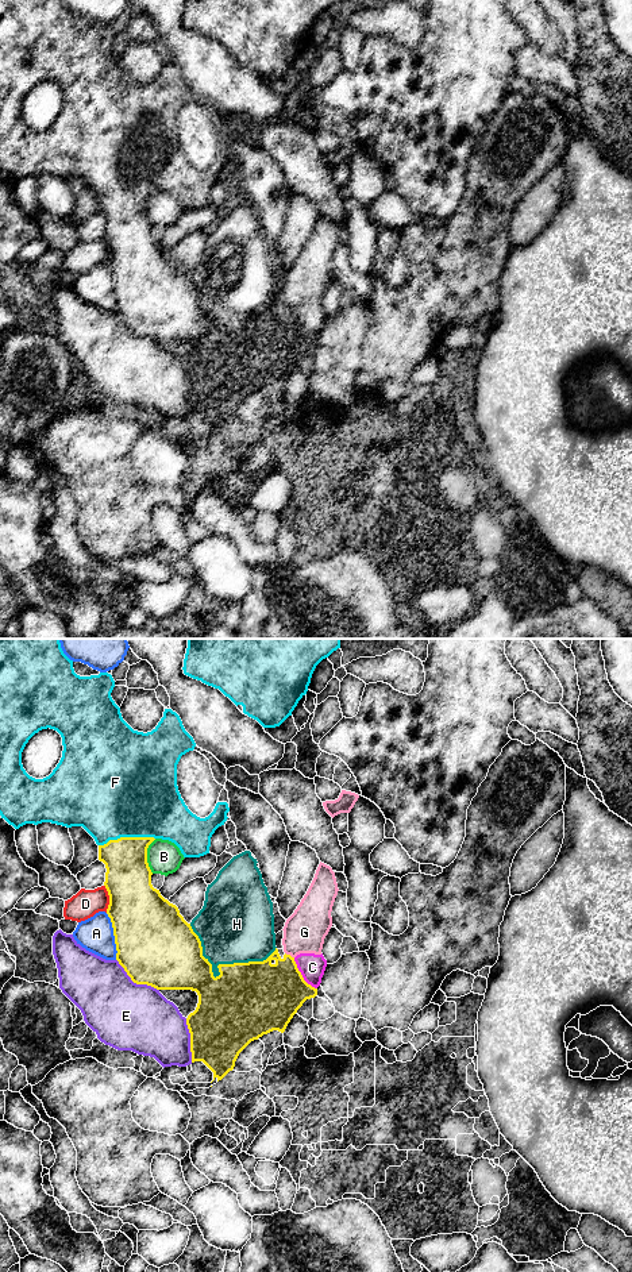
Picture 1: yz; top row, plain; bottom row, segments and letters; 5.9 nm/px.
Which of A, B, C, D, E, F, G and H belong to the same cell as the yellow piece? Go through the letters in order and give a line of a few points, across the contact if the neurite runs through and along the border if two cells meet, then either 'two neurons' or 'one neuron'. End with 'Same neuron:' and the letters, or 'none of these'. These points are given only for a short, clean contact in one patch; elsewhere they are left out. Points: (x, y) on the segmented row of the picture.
A: two neurons
B: two neurons
C: line yz (293, 958), (301, 976), (316, 989); two neurons
D: two neurons
E: two neurons
F: one neuron
G: line yz (285, 952), (293, 958); two neurons
H: two neurons
Same neuron: F

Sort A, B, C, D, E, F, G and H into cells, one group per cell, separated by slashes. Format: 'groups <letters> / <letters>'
groups A / B / C G / D / E / F / H

